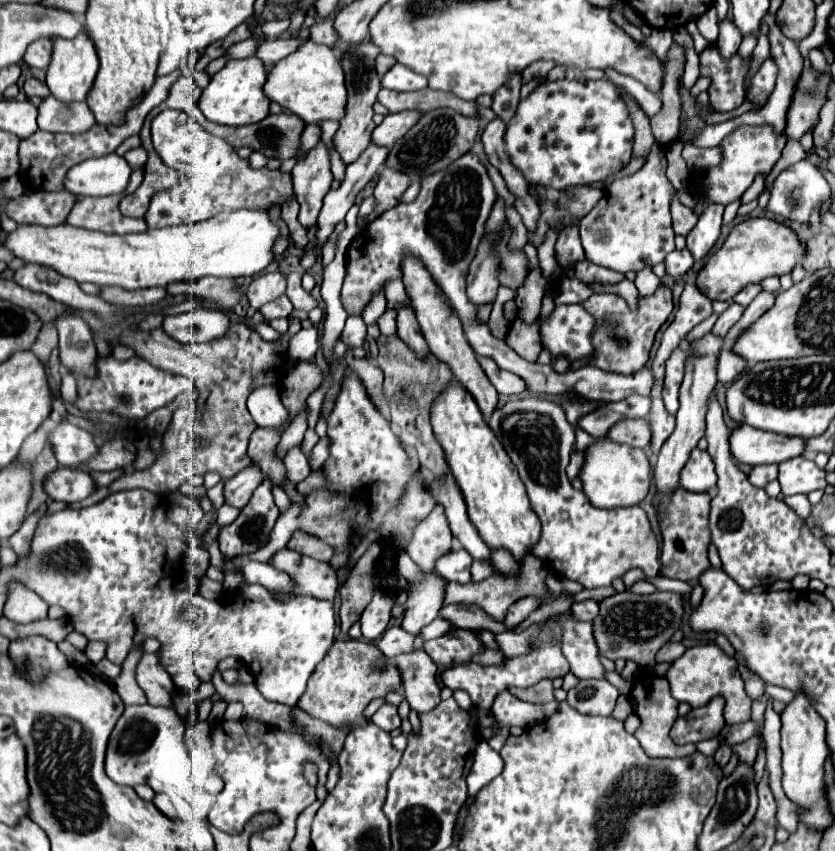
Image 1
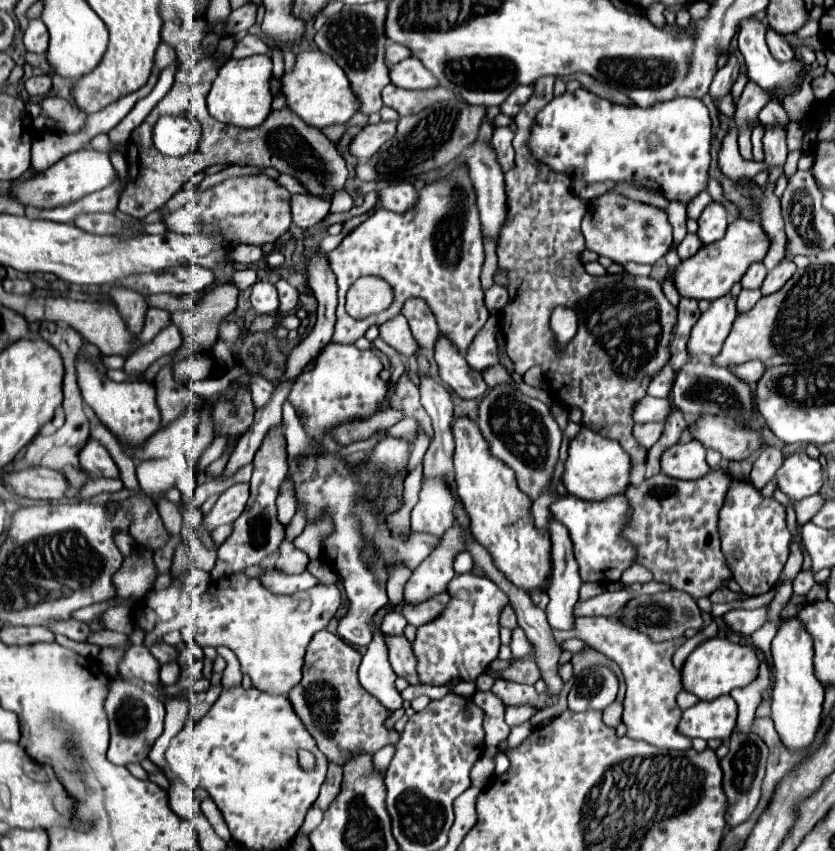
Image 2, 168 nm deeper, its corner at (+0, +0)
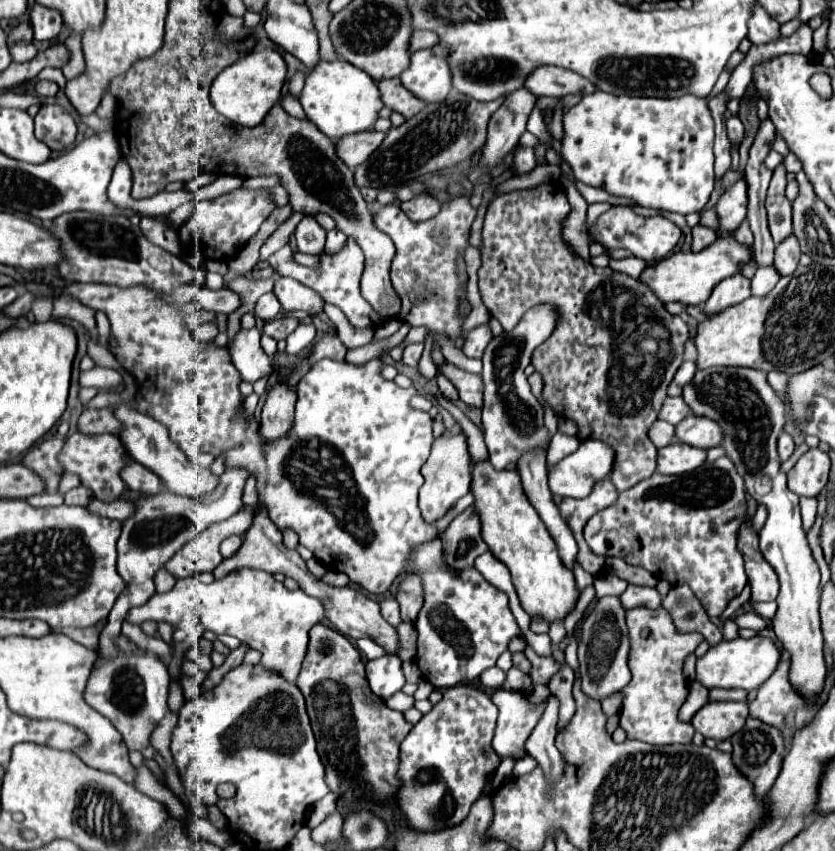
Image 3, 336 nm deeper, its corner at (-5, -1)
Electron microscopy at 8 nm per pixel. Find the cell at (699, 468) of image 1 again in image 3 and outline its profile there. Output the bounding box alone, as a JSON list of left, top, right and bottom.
[657,444,707,474]

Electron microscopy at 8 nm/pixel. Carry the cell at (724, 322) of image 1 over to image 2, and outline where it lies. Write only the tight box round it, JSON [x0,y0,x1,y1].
[736,289,760,315]

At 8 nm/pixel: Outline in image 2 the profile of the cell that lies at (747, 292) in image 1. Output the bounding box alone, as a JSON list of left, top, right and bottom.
[740,263,766,289]

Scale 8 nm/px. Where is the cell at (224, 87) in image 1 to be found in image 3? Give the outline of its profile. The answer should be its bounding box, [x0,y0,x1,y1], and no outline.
[211,48,287,128]

